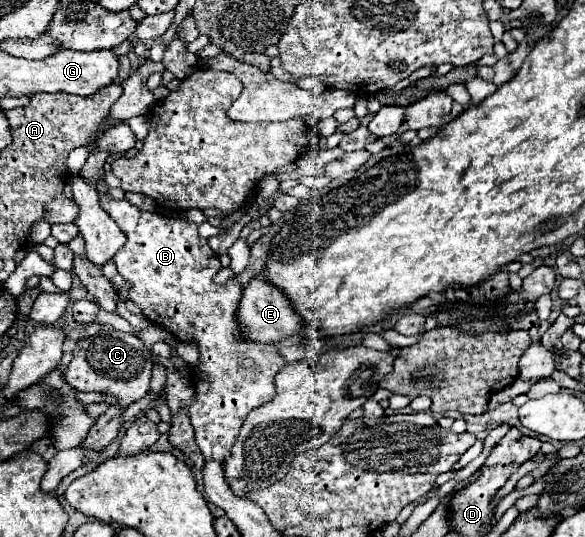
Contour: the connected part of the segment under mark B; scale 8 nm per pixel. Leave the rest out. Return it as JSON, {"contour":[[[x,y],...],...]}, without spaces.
{"contour":[[[105,177],[97,181],[97,193],[101,207],[127,235],[125,247],[113,261],[123,279],[133,283],[129,299],[139,305],[151,323],[165,327],[179,341],[195,343],[201,351],[201,363],[195,367],[193,379],[197,397],[189,409],[189,419],[205,461],[215,459],[223,463],[231,455],[231,445],[249,411],[273,399],[275,373],[287,361],[273,345],[245,343],[241,339],[235,311],[243,289],[237,279],[229,279],[223,285],[213,281],[221,263],[207,239],[199,237],[193,221],[169,219],[141,211],[127,199],[113,199]]]}

